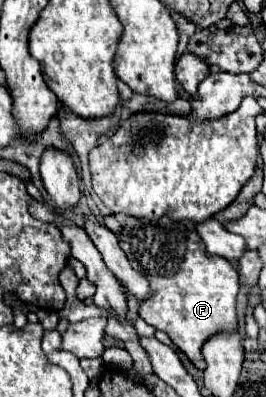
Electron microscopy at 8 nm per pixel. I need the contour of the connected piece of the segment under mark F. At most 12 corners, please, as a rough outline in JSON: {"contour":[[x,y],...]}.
{"contour":[[168,218],[120,244],[152,296],[140,318],[198,370],[238,328],[236,268]]}

